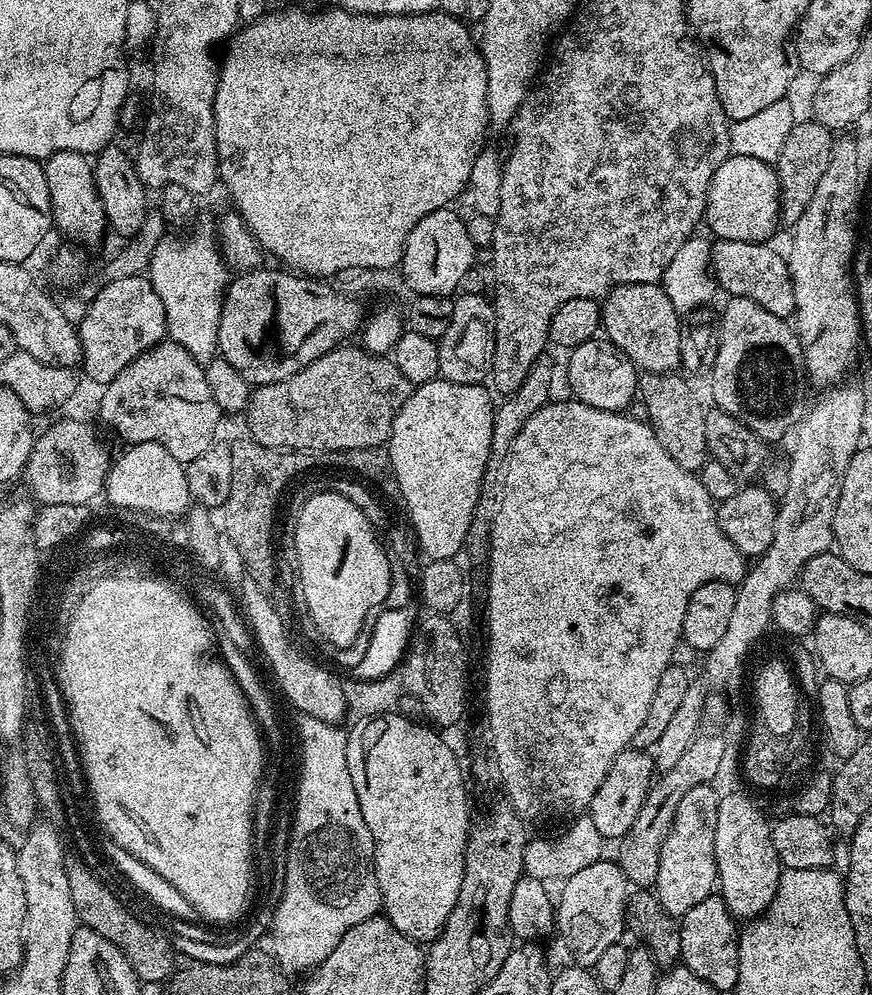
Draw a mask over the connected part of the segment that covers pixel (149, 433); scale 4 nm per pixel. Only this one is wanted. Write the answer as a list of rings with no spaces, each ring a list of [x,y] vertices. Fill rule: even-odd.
[[[170,338],[134,358],[110,383],[103,385],[101,392],[104,393],[100,396],[100,420],[106,427],[113,428],[125,445],[158,442],[158,446],[166,446],[166,450],[185,465],[217,443],[216,431],[220,428],[222,413],[218,402],[214,402],[214,394],[210,394],[210,386],[206,386],[204,364],[186,354],[186,350]]]

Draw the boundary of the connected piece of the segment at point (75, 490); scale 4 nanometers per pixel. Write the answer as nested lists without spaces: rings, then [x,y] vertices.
[[[60,420],[32,441],[32,453],[26,462],[22,480],[28,483],[31,499],[45,504],[87,504],[104,491],[110,455],[88,424],[80,420]]]

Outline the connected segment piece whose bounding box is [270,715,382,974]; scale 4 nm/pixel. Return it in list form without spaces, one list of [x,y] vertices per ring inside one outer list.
[[[301,715],[300,734],[298,741],[302,744],[302,787],[300,787],[300,817],[294,818],[294,836],[288,842],[288,865],[285,866],[284,892],[281,894],[279,903],[275,906],[275,916],[270,927],[272,945],[270,951],[276,957],[276,962],[286,974],[292,972],[307,973],[315,970],[322,961],[342,942],[342,934],[358,922],[366,922],[366,918],[377,915],[381,911],[380,891],[378,890],[378,878],[374,874],[374,842],[370,838],[370,826],[366,826],[366,818],[362,818],[362,806],[358,806],[358,794],[354,794],[354,778],[350,778],[350,766],[346,762],[346,746],[348,745],[348,733],[340,724],[327,724],[318,718],[310,718]]]

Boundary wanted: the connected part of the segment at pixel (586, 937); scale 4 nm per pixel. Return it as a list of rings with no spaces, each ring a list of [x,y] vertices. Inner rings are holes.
[[[605,858],[593,862],[591,866],[585,866],[578,870],[569,880],[563,881],[564,888],[558,892],[556,906],[555,931],[560,932],[560,940],[568,947],[568,952],[573,956],[575,963],[580,966],[595,966],[598,957],[609,946],[621,943],[626,932],[624,911],[628,905],[630,885],[624,877],[624,871],[620,869],[615,859]]]

